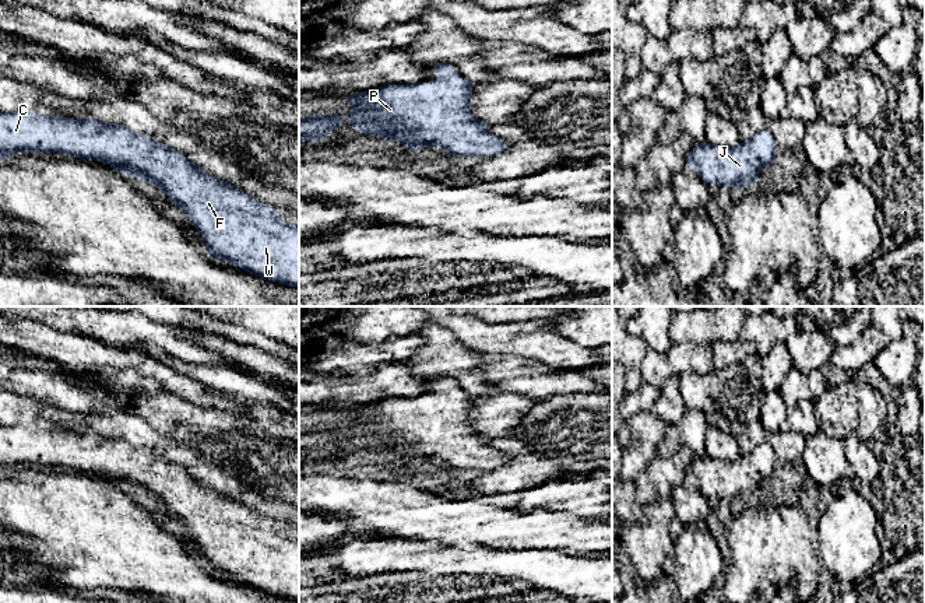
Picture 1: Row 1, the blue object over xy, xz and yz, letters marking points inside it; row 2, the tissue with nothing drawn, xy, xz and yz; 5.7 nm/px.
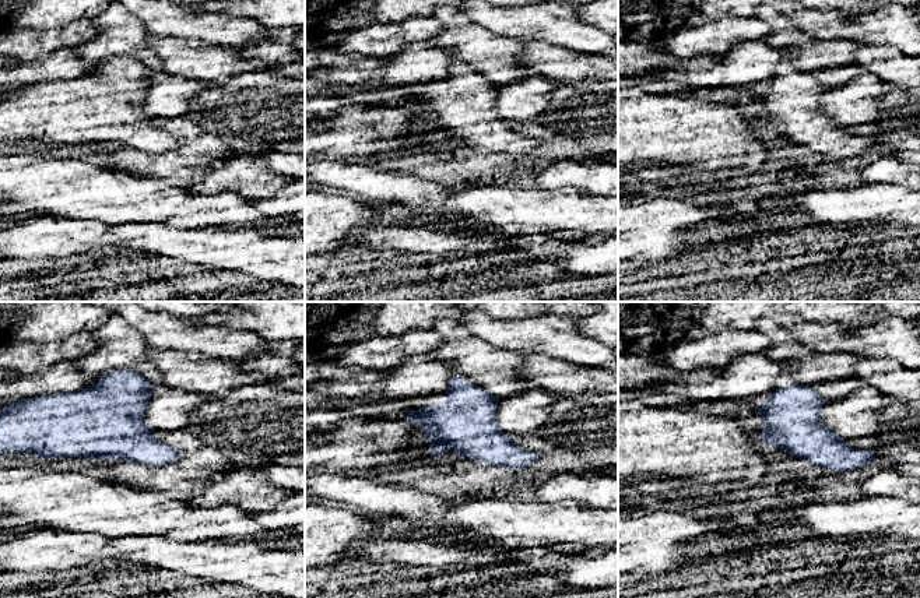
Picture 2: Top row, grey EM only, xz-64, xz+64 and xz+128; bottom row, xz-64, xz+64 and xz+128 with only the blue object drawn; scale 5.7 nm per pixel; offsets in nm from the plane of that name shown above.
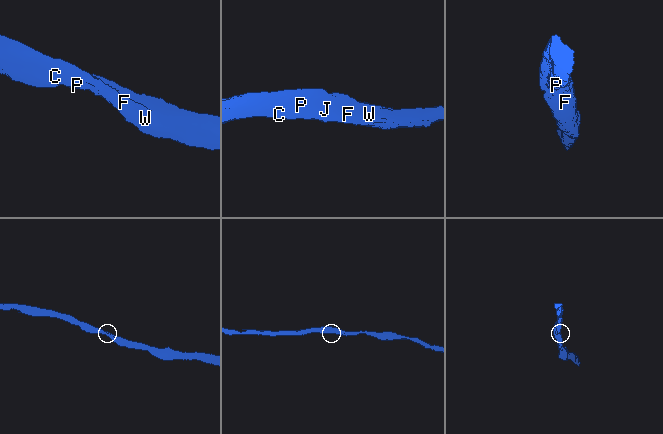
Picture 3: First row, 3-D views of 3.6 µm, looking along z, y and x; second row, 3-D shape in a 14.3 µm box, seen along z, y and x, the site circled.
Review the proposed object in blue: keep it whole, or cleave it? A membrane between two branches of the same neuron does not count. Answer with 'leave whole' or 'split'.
leave whole

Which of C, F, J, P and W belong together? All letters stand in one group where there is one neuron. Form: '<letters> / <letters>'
C F J P W

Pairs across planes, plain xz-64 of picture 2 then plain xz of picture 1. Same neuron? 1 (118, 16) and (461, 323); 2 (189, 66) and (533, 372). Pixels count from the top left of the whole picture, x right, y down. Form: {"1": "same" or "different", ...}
{"1": "different", "2": "same"}

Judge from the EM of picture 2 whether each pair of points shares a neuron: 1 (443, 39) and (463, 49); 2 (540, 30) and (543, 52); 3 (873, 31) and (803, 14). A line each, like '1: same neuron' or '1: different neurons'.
1: same neuron
2: different neurons
3: same neuron

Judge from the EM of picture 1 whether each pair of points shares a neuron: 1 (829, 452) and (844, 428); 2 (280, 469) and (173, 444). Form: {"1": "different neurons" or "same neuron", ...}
{"1": "different neurons", "2": "different neurons"}

